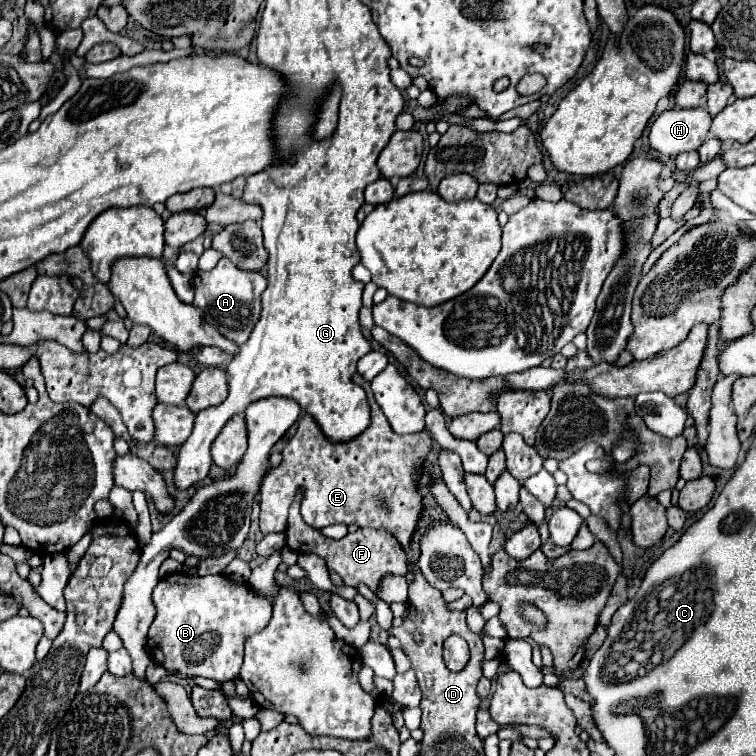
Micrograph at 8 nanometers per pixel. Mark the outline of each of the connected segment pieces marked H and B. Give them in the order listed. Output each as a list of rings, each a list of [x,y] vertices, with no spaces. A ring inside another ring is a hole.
[[[672,108],[660,114],[650,128],[650,146],[662,156],[676,156],[682,152],[698,150],[706,140],[712,116],[706,108]]]
[[[176,572],[160,578],[152,592],[152,600],[156,606],[156,618],[148,632],[148,650],[154,662],[162,664],[168,670],[178,670],[180,676],[206,676],[218,682],[232,680],[238,676],[242,666],[244,642],[256,632],[264,630],[272,618],[272,604],[266,598],[258,596],[252,586],[236,584],[228,574],[216,576],[188,576],[184,572]]]

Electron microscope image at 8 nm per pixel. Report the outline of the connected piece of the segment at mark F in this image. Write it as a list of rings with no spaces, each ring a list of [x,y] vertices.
[[[304,490],[296,492],[296,498],[290,506],[290,516],[288,516],[288,528],[286,528],[286,542],[290,550],[296,550],[300,554],[304,552],[314,552],[320,558],[326,560],[326,566],[330,572],[336,572],[346,586],[358,586],[366,584],[370,590],[378,590],[380,582],[384,576],[394,574],[394,576],[406,576],[408,572],[408,556],[402,550],[402,546],[396,542],[396,538],[386,532],[386,530],[372,530],[372,528],[358,528],[356,532],[346,534],[342,540],[332,540],[326,538],[320,530],[308,526],[302,520],[300,514],[300,502],[304,498]]]

